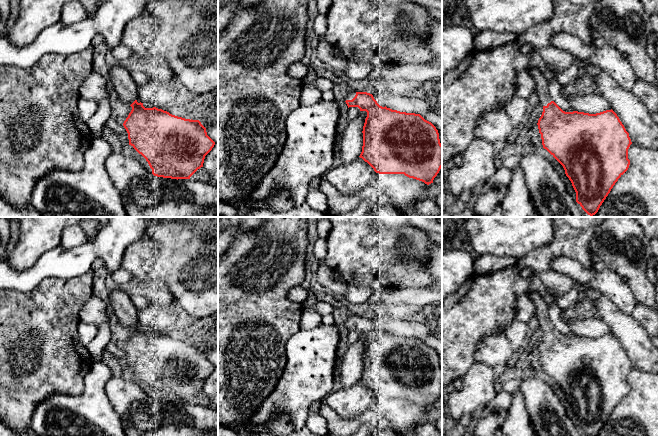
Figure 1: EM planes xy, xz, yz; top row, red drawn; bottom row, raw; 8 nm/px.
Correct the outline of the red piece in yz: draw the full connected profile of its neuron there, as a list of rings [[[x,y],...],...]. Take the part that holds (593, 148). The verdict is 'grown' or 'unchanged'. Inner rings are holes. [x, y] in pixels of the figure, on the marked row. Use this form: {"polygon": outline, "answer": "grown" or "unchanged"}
{"polygon": [[[530,67],[527,72],[535,83],[535,92],[543,112],[538,120],[543,148],[564,168],[576,192],[576,202],[590,216],[595,215],[618,179],[628,170],[629,133],[611,109],[596,114],[565,112],[551,98],[543,71]]], "answer": "grown"}

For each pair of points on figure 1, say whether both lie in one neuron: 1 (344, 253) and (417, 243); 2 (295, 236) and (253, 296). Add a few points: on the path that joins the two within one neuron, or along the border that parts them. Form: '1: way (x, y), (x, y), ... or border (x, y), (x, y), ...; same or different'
1: way (362, 252), (399, 252); same
2: way (280, 251), (253, 278), (253, 281); same

